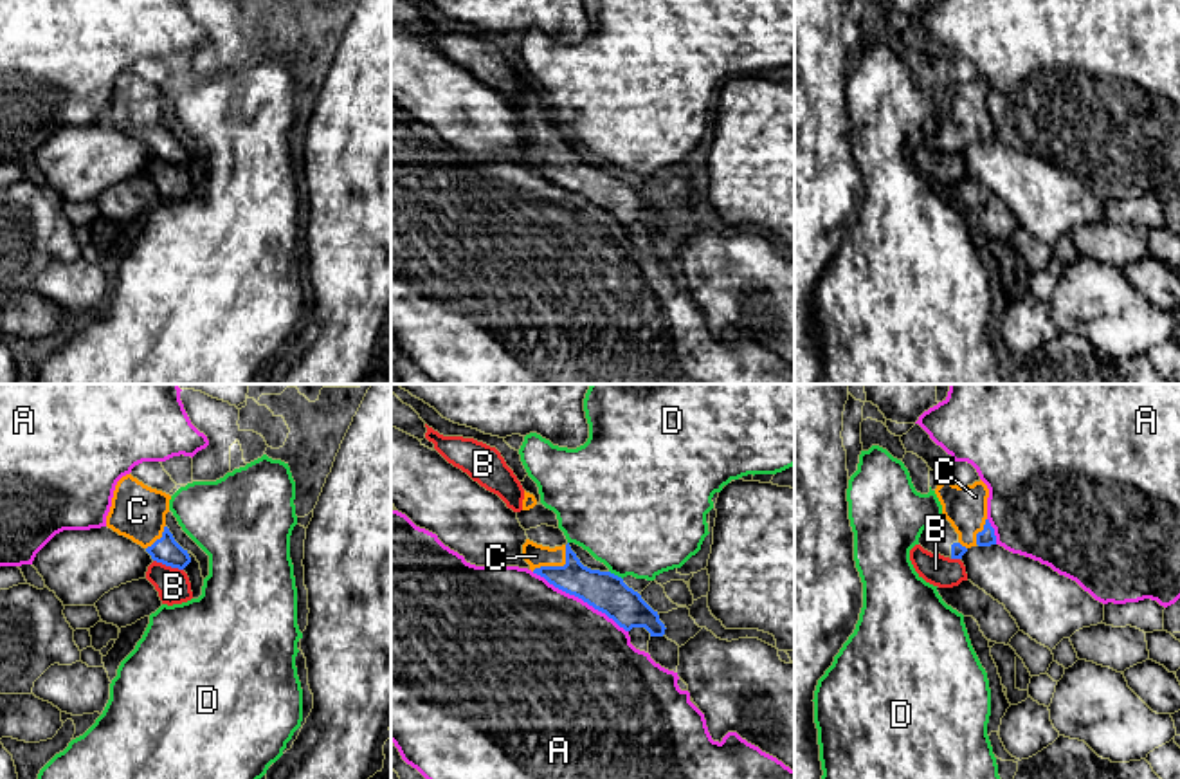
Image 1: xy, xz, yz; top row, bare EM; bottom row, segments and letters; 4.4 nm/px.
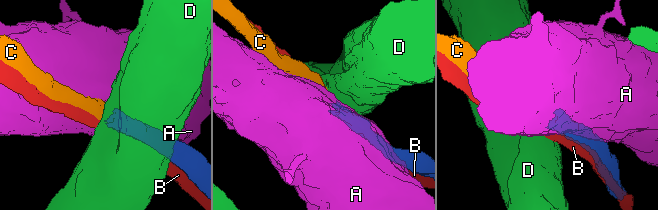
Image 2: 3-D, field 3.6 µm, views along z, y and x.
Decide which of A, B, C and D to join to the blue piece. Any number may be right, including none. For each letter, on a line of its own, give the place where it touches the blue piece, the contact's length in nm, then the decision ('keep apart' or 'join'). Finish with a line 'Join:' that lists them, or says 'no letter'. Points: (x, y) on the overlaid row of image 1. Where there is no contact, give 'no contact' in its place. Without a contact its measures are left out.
A: meets blue in xz at (580, 597); contact 500 nm long; keep apart
B: meets blue in xy at (168, 565); contact 140 nm long; keep apart
C: meets blue in xz at (557, 567); contact 200 nm long; join
D: meets blue in xz at (617, 576); contact 80 nm long; keep apart
Join: C

